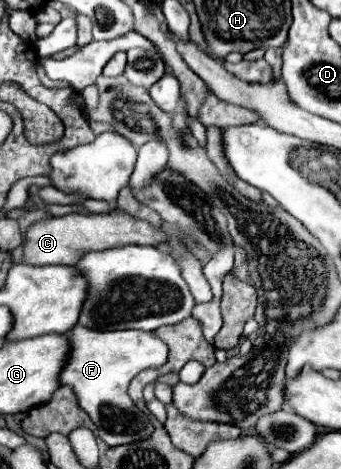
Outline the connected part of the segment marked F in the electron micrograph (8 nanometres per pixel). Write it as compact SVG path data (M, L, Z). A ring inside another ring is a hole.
M71 327L67 331L69 337L69 355L67 361L59 373L59 385L69 385L79 401L79 407L91 417L91 421L97 425L99 437L115 447L115 445L125 445L133 441L147 439L153 433L153 425L147 419L147 415L135 407L131 397L127 395L131 379L149 367L159 367L167 361L167 345L155 337L155 333L145 333L145 331L91 331L87 327Z

